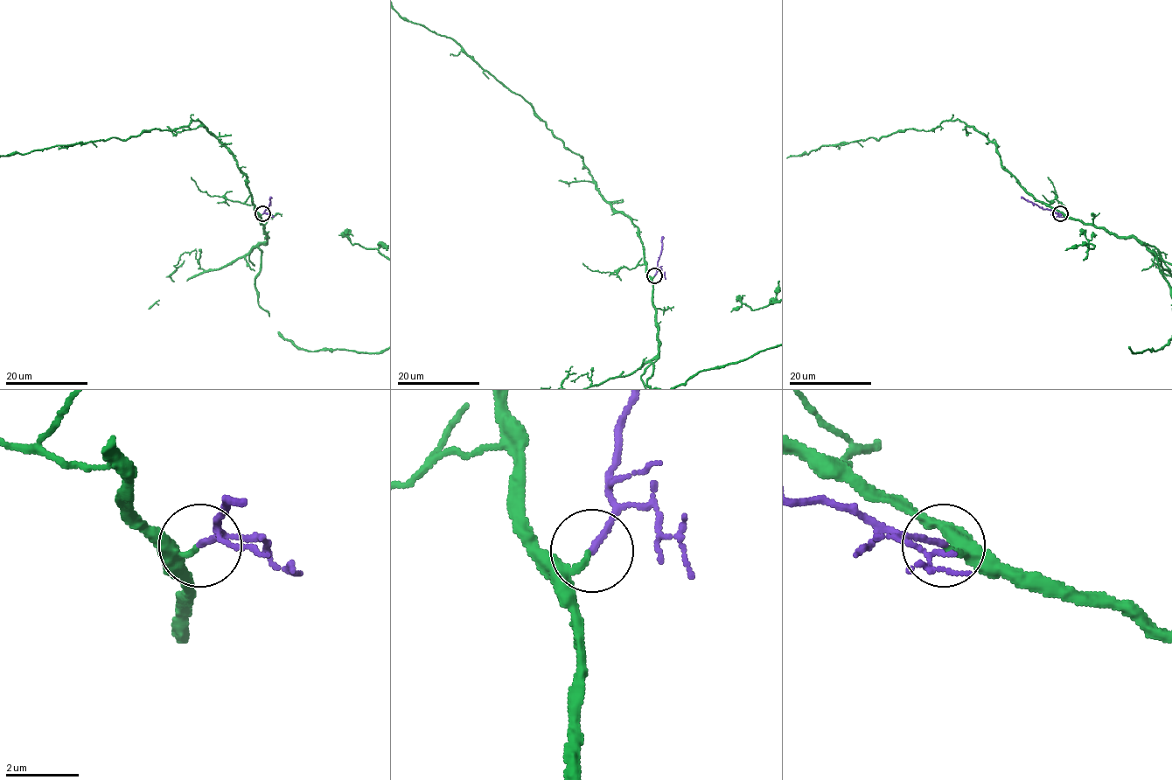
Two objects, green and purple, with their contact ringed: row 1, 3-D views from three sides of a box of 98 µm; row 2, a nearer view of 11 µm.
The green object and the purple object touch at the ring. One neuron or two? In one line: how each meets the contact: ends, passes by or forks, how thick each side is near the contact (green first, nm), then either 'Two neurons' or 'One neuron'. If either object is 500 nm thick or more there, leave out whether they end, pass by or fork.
At the ring green ends. At the ring purple ends. Thickness 150 nm (green) against 160 nm. One neuron

